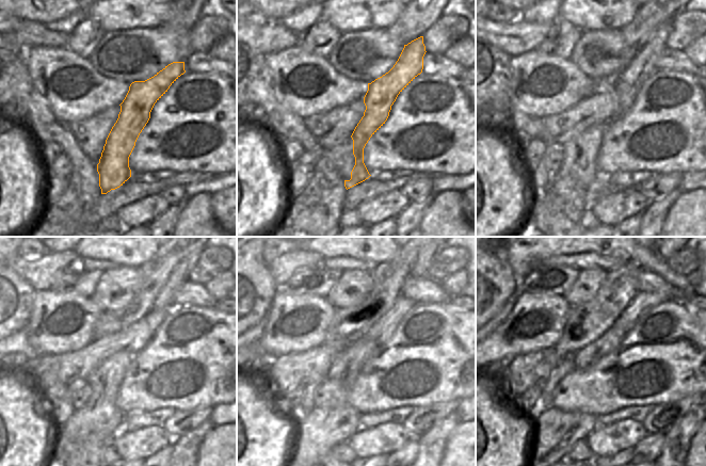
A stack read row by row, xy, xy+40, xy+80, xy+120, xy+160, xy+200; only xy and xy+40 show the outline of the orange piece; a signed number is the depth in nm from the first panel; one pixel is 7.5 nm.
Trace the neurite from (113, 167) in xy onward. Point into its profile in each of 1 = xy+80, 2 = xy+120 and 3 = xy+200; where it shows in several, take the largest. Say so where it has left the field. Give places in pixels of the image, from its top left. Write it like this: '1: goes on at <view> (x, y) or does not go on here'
1: goes on at xy+80 (642, 67)
2: goes on at xy+120 (180, 275)
3: goes on at xy+200 (666, 258)

